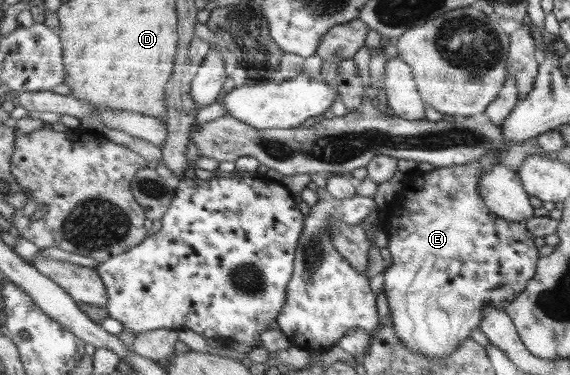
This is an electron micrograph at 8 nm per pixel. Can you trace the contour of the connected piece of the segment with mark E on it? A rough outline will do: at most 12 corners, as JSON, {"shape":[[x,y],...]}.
{"shape":[[490,157],[416,171],[384,212],[395,336],[443,358],[536,276]]}

